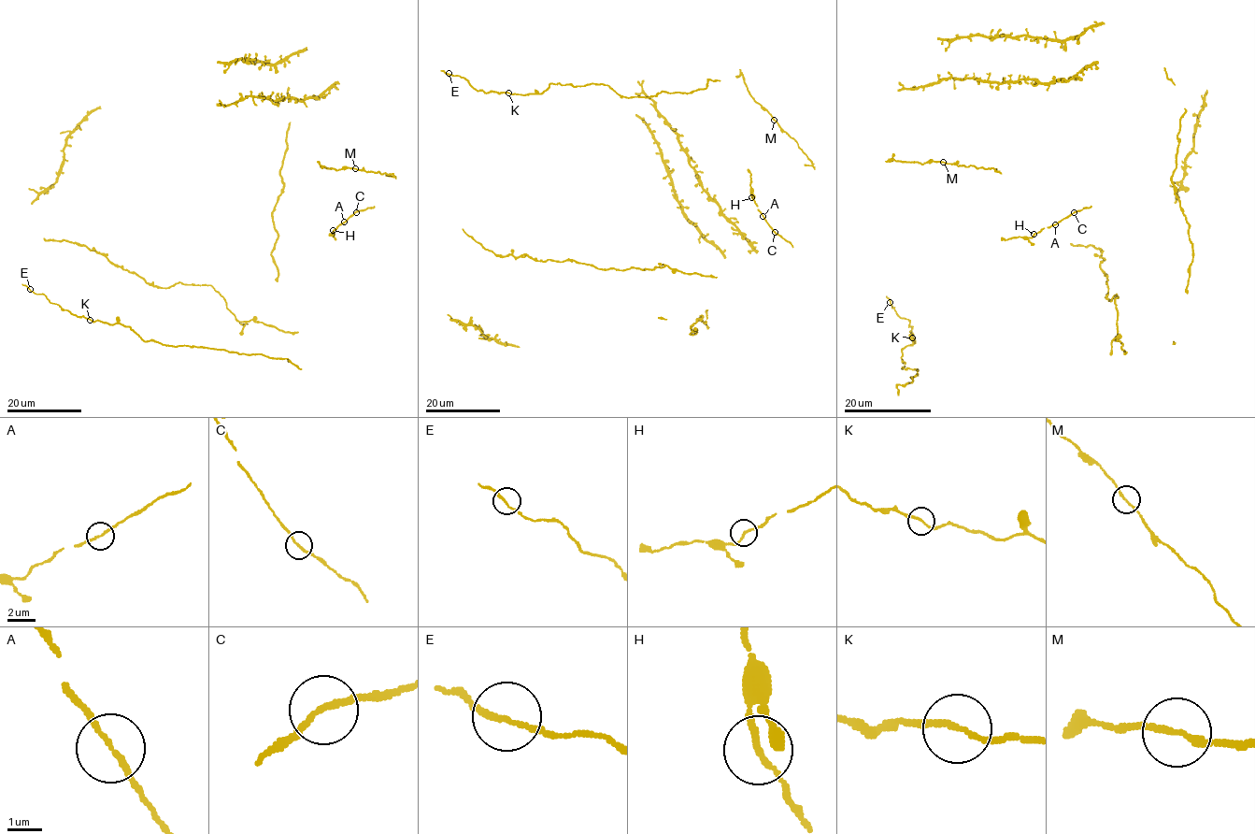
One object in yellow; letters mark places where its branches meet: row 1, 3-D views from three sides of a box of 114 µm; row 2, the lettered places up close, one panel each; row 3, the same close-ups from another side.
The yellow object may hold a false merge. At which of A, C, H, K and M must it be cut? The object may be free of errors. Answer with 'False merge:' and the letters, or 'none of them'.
False merge: K

